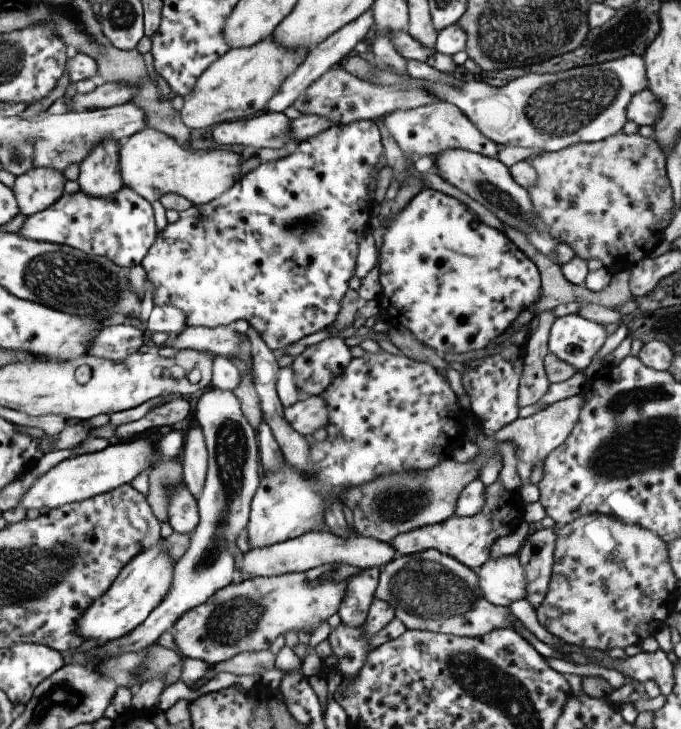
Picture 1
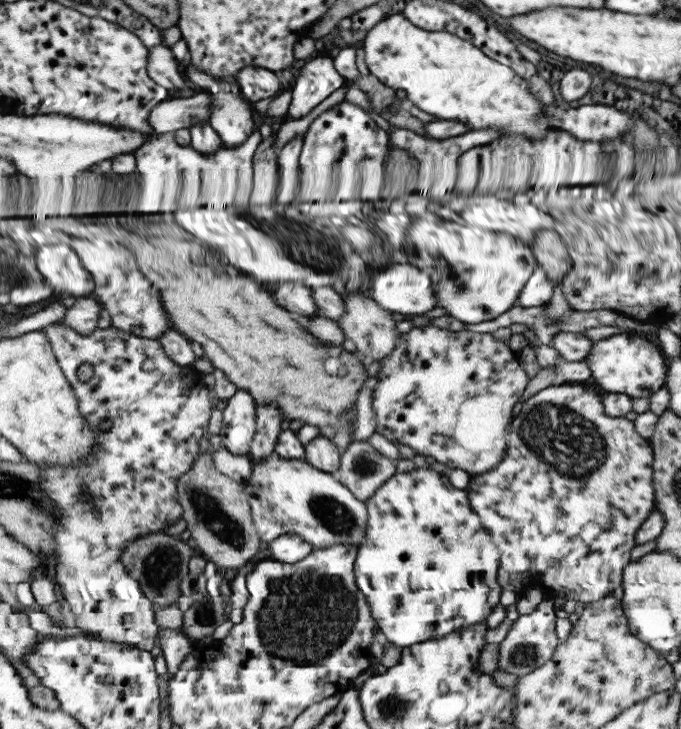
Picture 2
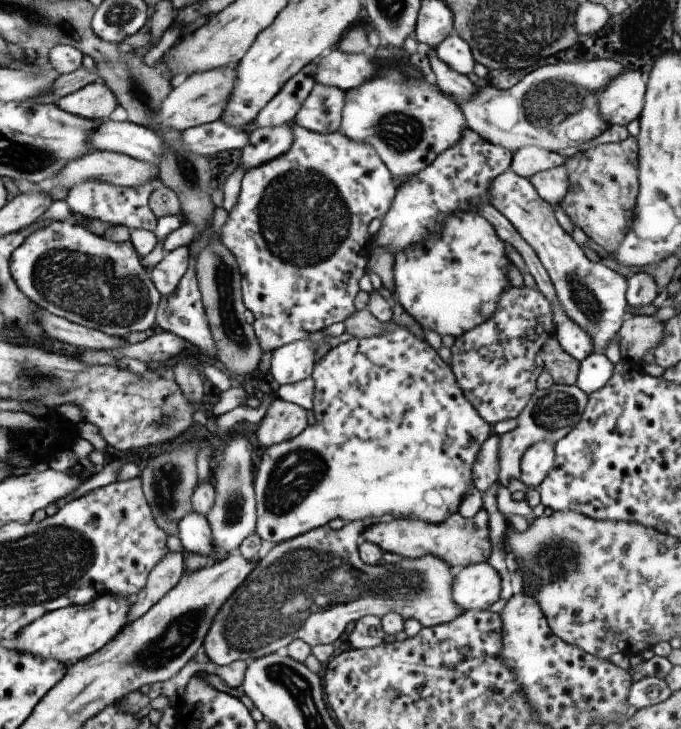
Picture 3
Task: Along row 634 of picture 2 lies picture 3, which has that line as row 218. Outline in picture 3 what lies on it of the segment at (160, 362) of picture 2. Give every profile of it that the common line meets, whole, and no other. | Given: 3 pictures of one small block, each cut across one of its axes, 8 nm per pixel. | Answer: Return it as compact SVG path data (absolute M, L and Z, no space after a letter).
M155 172L143 184L131 187L101 182L83 182L83 184L77 184L68 190L67 198L64 201L73 215L85 221L99 220L105 224L125 226L129 231L143 229L153 232L157 219L149 209L148 197L157 186L161 185L159 180L159 174Z

